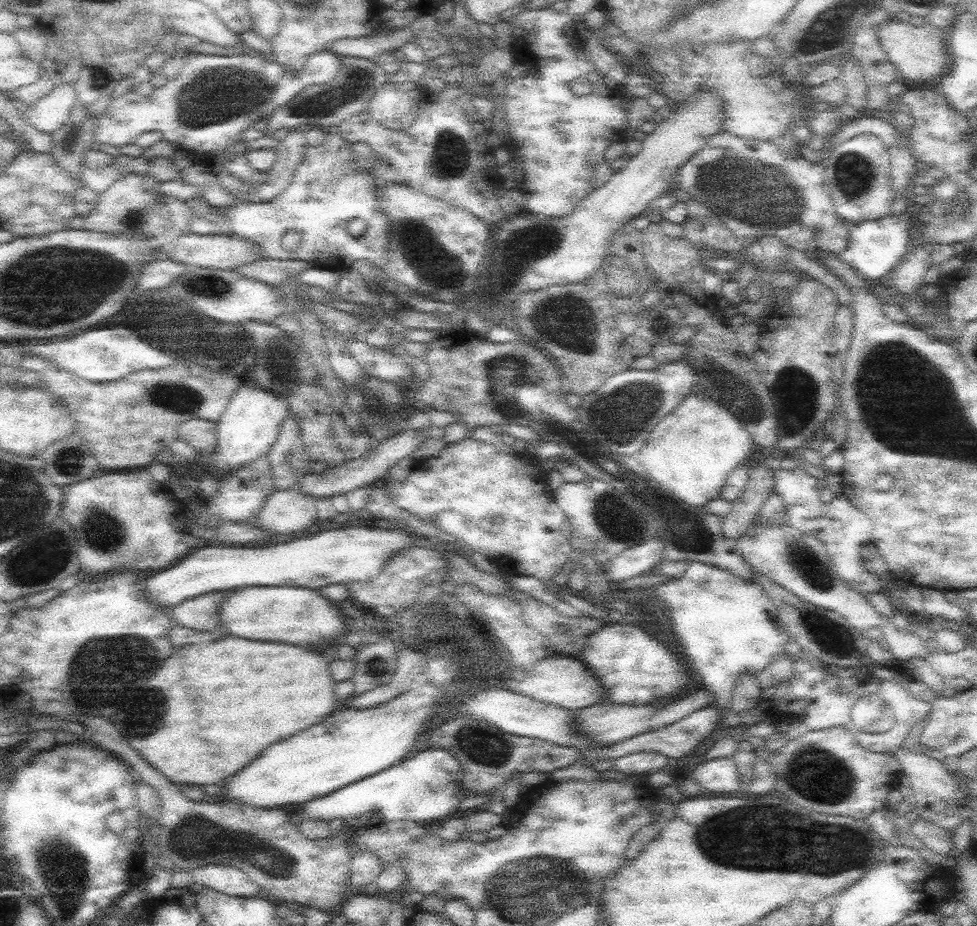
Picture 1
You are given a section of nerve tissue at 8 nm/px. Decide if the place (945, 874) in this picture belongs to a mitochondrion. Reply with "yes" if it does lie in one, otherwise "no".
no

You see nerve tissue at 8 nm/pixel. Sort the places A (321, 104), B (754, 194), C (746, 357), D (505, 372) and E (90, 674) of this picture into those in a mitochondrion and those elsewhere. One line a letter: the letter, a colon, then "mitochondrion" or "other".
A: mitochondrion
B: mitochondrion
C: other
D: mitochondrion
E: mitochondrion

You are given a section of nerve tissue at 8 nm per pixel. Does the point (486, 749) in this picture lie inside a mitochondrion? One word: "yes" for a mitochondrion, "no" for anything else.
yes

